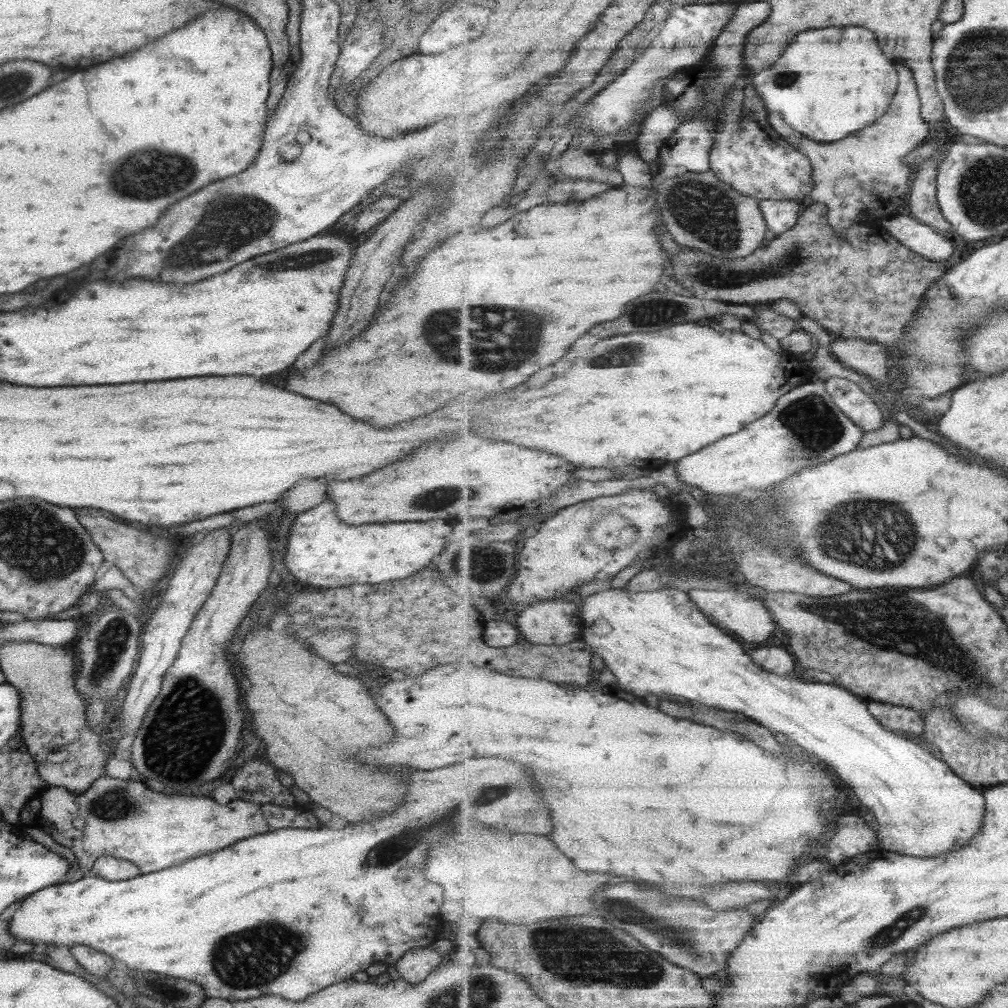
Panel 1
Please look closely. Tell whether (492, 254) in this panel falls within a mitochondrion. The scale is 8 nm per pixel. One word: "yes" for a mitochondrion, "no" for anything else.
no

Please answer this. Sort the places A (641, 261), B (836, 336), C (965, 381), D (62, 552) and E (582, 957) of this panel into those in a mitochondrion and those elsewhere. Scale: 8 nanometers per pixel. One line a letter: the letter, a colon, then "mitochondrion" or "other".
A: other
B: other
C: other
D: mitochondrion
E: mitochondrion

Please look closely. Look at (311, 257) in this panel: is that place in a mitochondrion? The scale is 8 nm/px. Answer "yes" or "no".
yes

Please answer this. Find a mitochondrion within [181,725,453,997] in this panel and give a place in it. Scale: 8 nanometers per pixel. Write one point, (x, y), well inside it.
(255, 956)

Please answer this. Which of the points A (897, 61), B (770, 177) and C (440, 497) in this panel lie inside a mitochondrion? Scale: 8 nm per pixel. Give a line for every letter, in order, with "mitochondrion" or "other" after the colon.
A: other
B: other
C: mitochondrion

